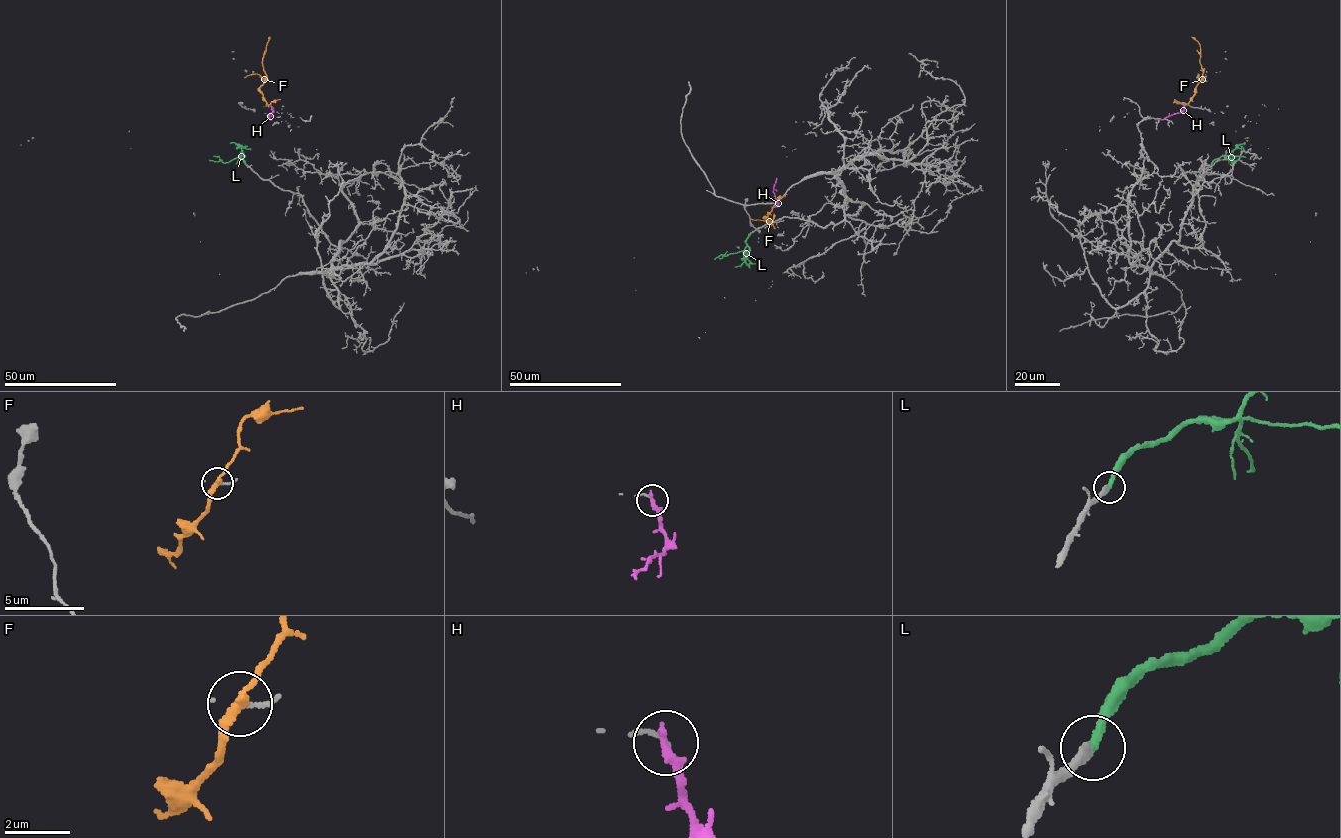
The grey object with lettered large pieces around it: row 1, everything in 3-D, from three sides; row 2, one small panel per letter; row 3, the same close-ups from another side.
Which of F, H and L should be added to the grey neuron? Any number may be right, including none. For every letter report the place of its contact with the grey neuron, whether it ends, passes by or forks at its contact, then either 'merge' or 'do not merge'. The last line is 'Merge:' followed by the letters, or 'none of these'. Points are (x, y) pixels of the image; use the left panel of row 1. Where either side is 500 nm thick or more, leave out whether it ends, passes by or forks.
F: (268, 105) | it passes by | do not merge
H: (270, 105) | it ends | do not merge
L: (246, 165) | it ends | merge
Merge: L

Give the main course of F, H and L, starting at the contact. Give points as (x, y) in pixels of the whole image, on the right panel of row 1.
F: (1185, 105), (1194, 94), (1203, 72), (1199, 62), (1200, 45), (1192, 36)
H: (1184, 105), (1180, 112), (1155, 120)
L: (1211, 165), (1215, 159), (1229, 155), (1232, 163), (1235, 156)

